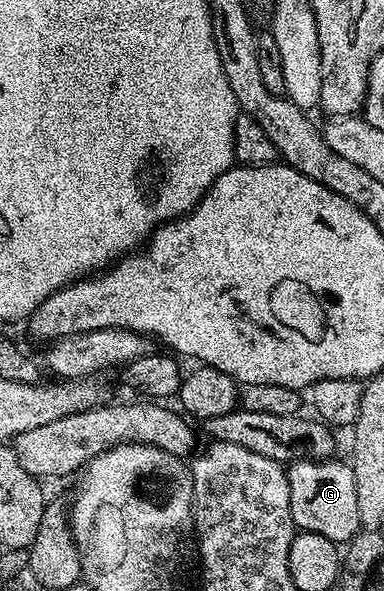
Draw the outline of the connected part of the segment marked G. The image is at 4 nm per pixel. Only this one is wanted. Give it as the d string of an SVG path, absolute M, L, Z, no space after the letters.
M338 457L300 459L297 463L289 464L286 476L292 521L298 531L320 533L320 537L328 537L328 541L346 545L363 530L360 509L356 505L354 469L349 462L341 463Z

